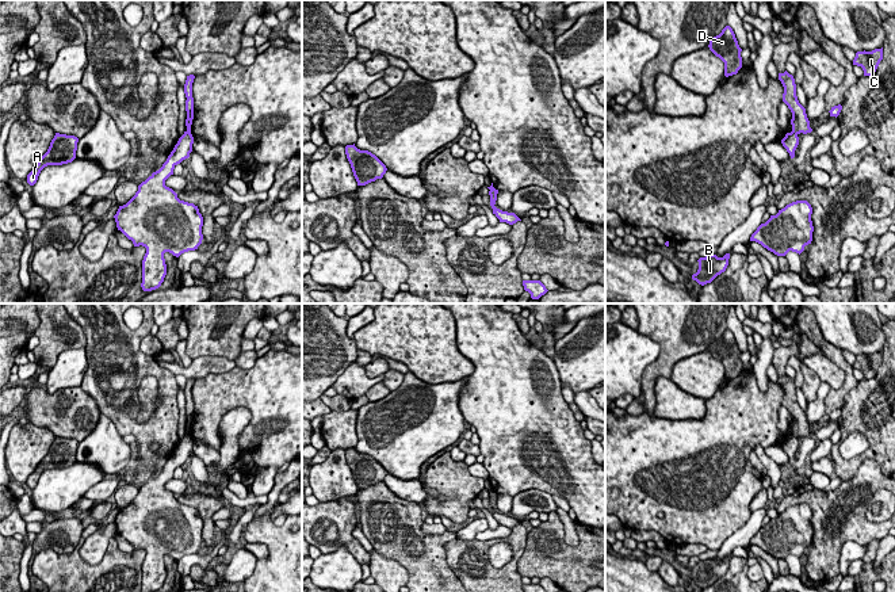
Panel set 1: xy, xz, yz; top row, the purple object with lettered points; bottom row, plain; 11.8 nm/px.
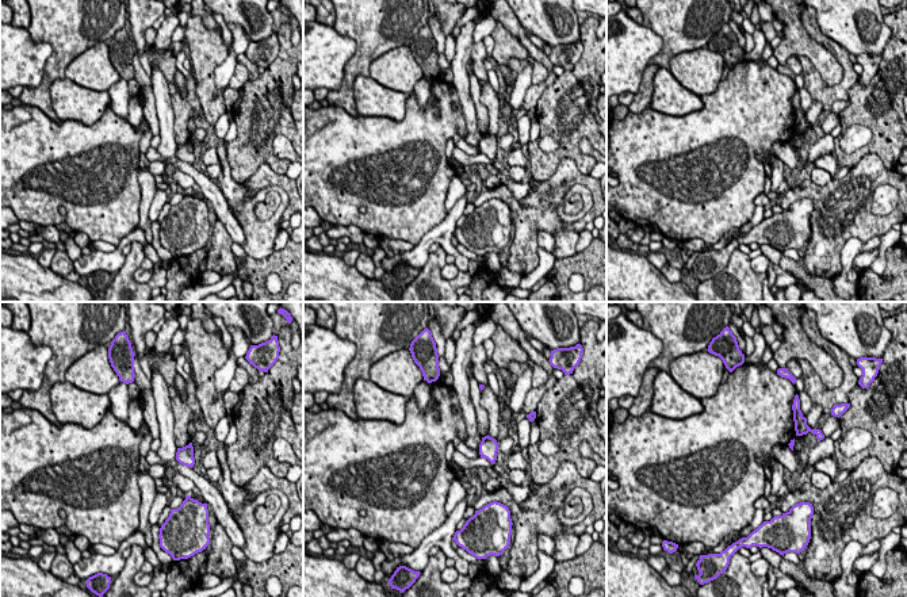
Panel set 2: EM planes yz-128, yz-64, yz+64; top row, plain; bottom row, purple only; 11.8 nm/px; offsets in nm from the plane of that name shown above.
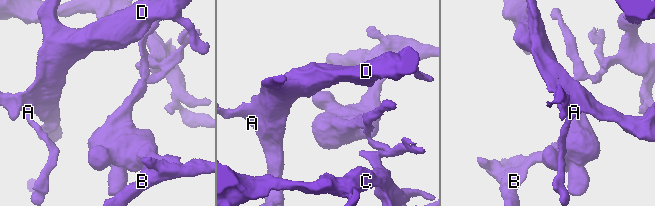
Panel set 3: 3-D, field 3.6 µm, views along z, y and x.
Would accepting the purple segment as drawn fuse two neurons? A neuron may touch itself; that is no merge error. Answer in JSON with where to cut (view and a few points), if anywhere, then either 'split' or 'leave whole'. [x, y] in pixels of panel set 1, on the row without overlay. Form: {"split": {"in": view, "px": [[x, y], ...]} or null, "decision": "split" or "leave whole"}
{"split": {"in": "yz", "px": [[792, 434], [796, 438]]}, "decision": "split"}

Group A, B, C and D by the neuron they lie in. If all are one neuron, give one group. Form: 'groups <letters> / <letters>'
groups A C D / B

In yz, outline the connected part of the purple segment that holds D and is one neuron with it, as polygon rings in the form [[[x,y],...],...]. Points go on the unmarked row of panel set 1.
[[[730,329],[714,340],[708,348],[710,354],[724,366],[724,379],[737,378],[742,371],[742,352],[738,348],[735,337]]]

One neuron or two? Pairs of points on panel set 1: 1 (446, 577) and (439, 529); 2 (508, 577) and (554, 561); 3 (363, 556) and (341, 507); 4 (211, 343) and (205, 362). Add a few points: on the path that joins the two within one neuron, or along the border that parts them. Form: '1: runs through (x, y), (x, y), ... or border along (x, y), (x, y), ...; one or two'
1: border along (420, 527), (425, 534), (442, 534), (447, 529); two
2: border along (526, 542), (517, 561), (520, 576); two
3: runs through (351, 543), (341, 534), (341, 519); one
4: border along (233, 359), (197, 356), (192, 361); two

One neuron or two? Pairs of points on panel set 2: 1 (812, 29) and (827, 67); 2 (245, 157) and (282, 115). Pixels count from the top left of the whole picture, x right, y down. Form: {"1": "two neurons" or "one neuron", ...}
{"1": "two neurons", "2": "one neuron"}

